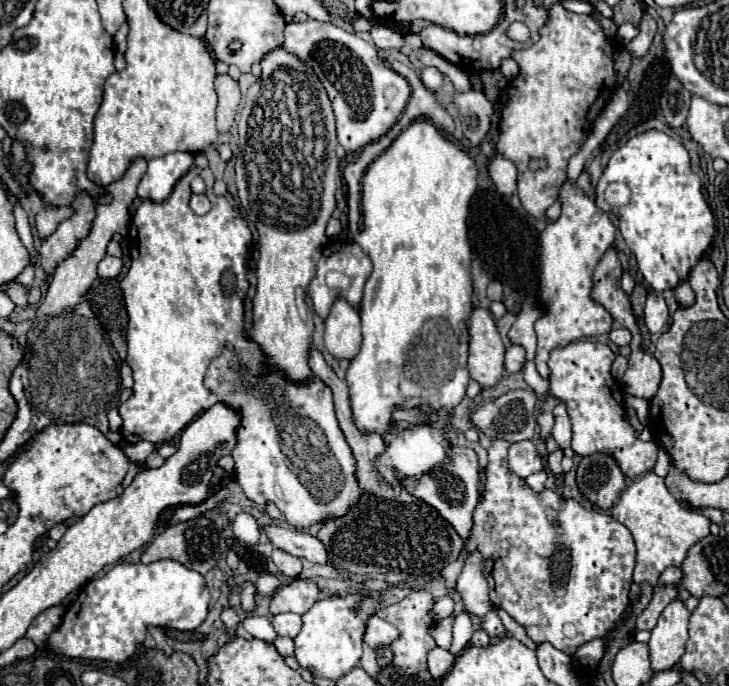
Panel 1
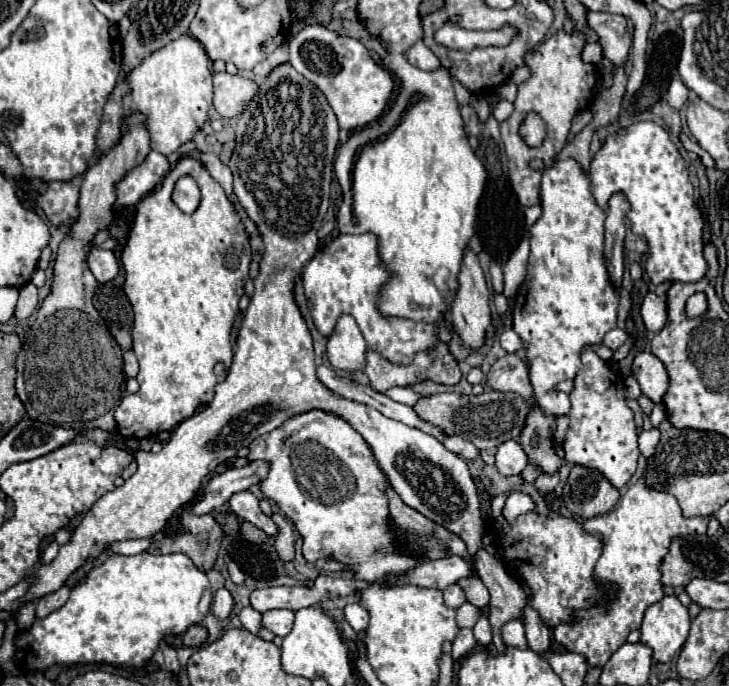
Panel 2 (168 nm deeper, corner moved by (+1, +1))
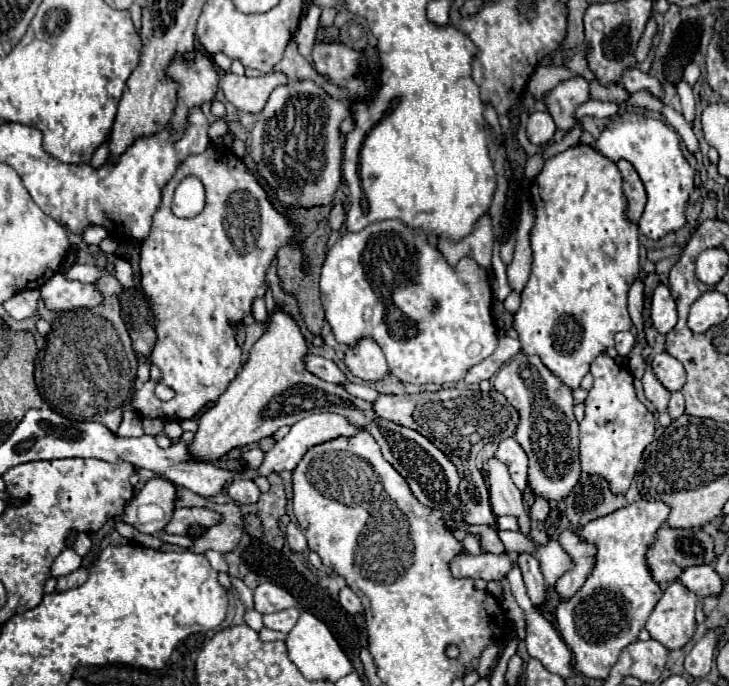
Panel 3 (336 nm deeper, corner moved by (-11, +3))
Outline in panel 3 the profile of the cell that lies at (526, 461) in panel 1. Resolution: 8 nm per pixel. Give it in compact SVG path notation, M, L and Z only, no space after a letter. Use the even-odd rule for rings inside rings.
M514 438L502 440L498 444L496 458L508 466L514 484L524 492L524 488L526 488L526 476L528 476L528 456L520 448L520 444L516 444Z

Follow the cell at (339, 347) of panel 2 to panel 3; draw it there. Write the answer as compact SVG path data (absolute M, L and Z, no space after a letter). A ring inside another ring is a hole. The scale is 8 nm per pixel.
M360 338L344 356L348 370L362 380L380 380L388 372L388 362L382 348L372 338Z

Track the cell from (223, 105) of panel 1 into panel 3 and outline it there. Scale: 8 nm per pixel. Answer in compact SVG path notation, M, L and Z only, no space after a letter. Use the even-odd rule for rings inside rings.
M226 72L220 80L220 86L224 90L224 96L230 104L234 104L242 112L260 112L270 96L270 92L286 84L288 78L280 72L270 72L258 78L248 76L236 76L232 72Z

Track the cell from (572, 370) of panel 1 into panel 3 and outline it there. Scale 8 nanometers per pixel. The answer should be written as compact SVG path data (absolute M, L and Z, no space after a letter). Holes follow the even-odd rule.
M606 352L592 362L590 374L594 376L594 386L584 402L586 414L580 422L580 464L586 474L606 478L614 494L624 494L630 488L646 446L654 438L656 420L636 398L633 375ZM612 422L616 422L616 426L612 426Z

